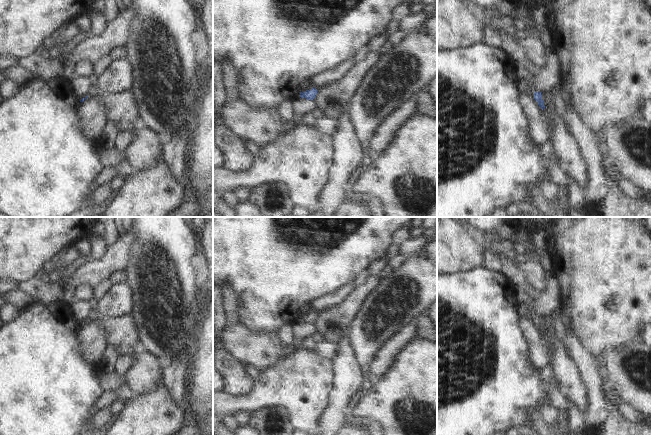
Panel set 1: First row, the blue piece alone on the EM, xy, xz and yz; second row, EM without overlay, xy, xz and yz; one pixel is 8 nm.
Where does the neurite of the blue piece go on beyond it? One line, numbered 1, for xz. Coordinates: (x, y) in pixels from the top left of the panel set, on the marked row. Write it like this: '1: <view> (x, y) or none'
1: none

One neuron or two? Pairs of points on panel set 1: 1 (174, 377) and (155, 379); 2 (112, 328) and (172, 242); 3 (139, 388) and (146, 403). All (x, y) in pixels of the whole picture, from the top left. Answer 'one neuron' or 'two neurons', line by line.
1: two neurons
2: two neurons
3: two neurons

